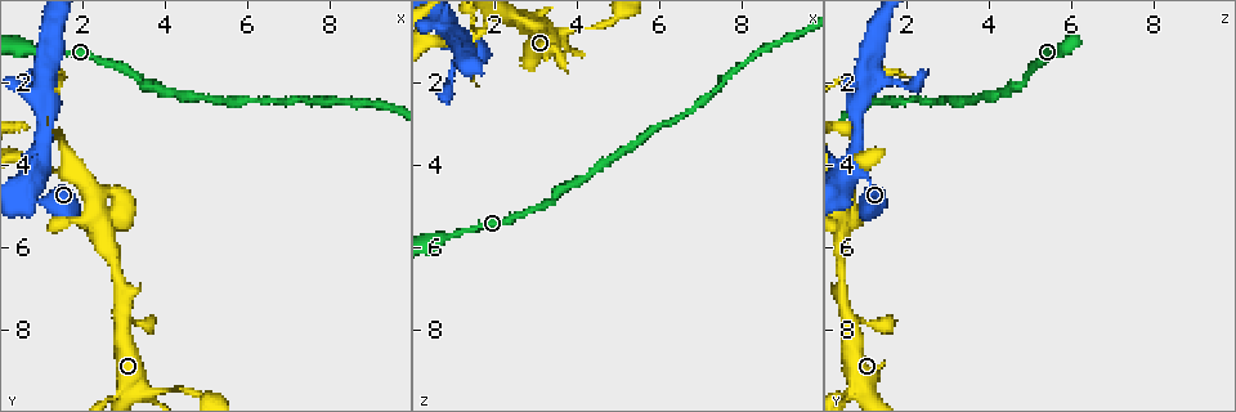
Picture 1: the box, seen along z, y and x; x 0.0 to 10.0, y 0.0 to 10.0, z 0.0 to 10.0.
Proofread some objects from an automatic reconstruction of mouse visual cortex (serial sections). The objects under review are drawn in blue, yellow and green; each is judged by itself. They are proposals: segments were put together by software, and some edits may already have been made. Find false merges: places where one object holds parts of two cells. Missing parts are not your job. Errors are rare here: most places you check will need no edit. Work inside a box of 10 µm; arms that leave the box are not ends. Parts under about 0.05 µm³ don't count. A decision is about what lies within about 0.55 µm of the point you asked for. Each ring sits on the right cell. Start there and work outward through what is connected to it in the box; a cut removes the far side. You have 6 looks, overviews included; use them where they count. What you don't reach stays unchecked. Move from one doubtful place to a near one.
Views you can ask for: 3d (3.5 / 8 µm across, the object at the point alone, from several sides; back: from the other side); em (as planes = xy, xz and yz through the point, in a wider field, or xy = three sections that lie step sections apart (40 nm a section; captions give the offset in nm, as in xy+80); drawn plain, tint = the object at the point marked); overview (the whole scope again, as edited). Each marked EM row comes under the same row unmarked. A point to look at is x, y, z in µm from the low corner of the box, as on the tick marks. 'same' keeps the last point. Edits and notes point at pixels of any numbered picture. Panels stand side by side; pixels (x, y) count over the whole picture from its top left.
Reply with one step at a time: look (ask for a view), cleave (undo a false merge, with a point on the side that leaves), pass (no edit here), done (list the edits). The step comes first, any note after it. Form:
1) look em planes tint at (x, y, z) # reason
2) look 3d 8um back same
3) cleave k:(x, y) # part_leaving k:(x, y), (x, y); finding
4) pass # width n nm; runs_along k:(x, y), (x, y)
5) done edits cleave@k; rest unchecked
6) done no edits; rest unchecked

look 3d 3.5um at (2.95, 7.80, 0.70) # abrupt turn

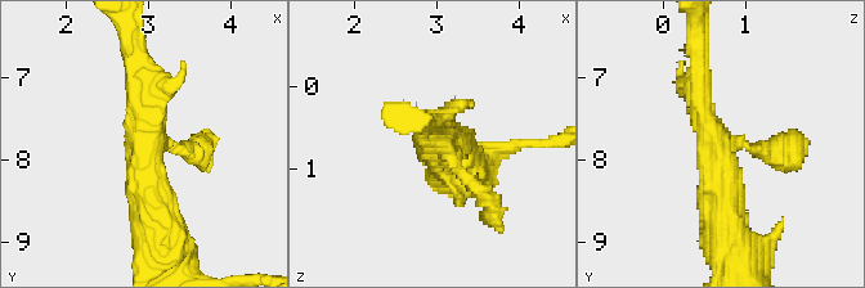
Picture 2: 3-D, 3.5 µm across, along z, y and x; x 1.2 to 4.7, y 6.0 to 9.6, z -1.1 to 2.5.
look em xy step 1 tint at (3.00, 7.80, 0.65) # shape alone is not enough

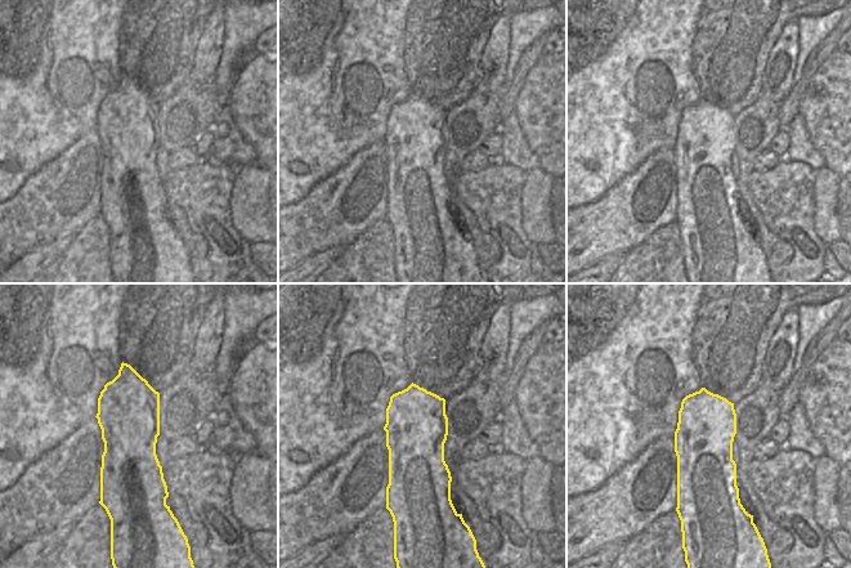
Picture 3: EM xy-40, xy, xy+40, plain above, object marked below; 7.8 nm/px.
look em xy step 2 tint same # another direction

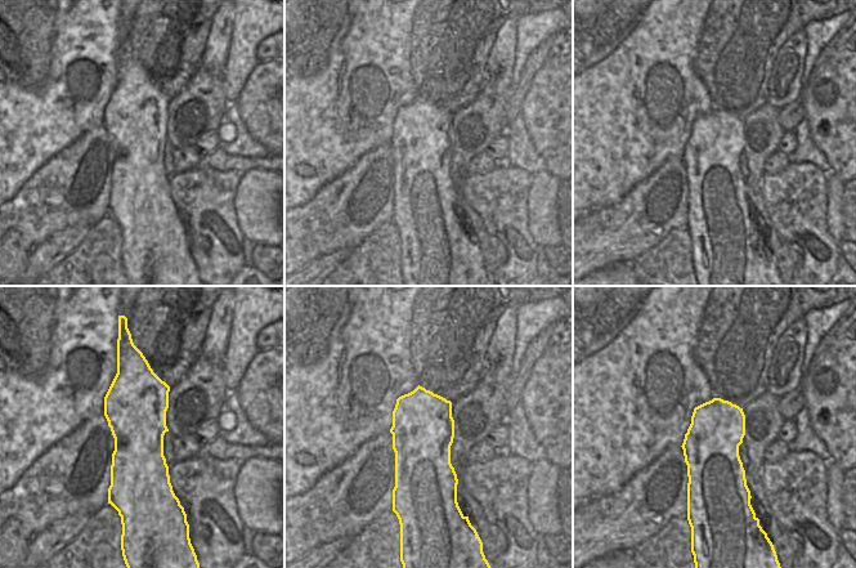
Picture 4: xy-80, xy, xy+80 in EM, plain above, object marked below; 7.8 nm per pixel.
pass # runs_along 2:(727, 230), (698, 64); continuous, no second cell

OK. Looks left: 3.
look 3d 3.5um at (0.85, 4.15, 0.70)

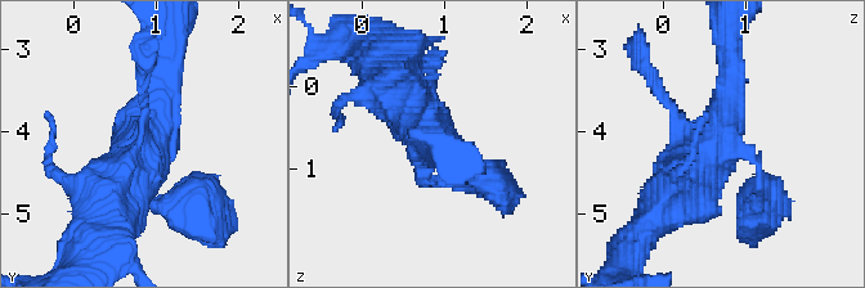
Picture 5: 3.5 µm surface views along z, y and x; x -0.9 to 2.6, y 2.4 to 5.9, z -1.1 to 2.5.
look em xy step 2 tint at (0.85, 4.10, 0.70)

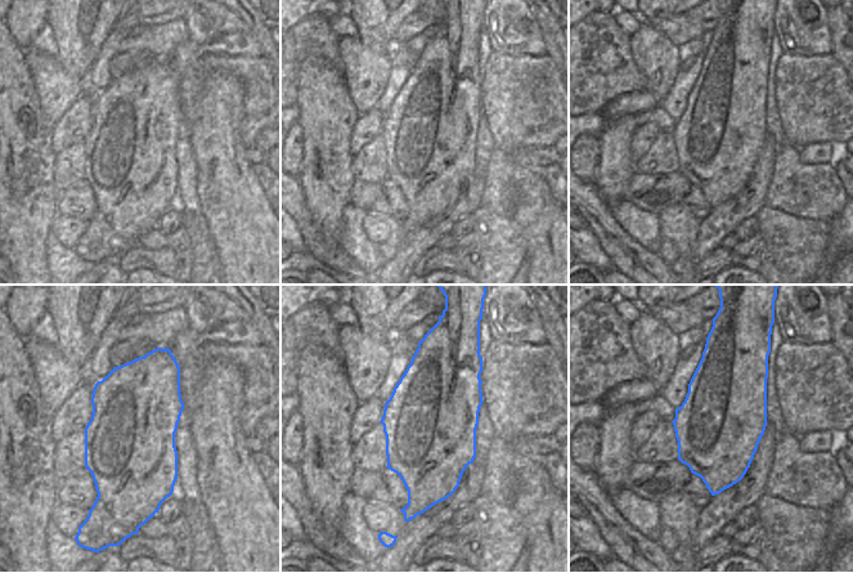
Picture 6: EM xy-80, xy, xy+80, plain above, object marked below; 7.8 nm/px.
pass # arm_widths 150, 150, 350, 600 nm; runs_along 5:(757, 199), (760, 167), (721, 140), (730, 57); all the same cell

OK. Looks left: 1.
look 3d 3.5um back at (0.95, 2.20, 0.80) # four-way junction

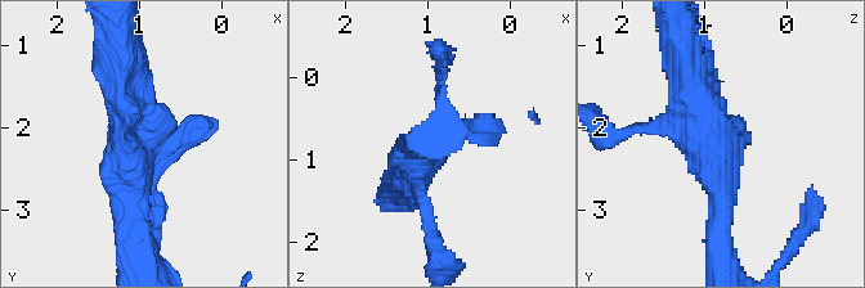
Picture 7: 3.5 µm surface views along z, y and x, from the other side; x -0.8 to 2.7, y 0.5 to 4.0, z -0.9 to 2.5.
pass # runs_along 7:(722, 189), (676, 36); continuous, no second cell

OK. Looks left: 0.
done no edits; rest unchecked

